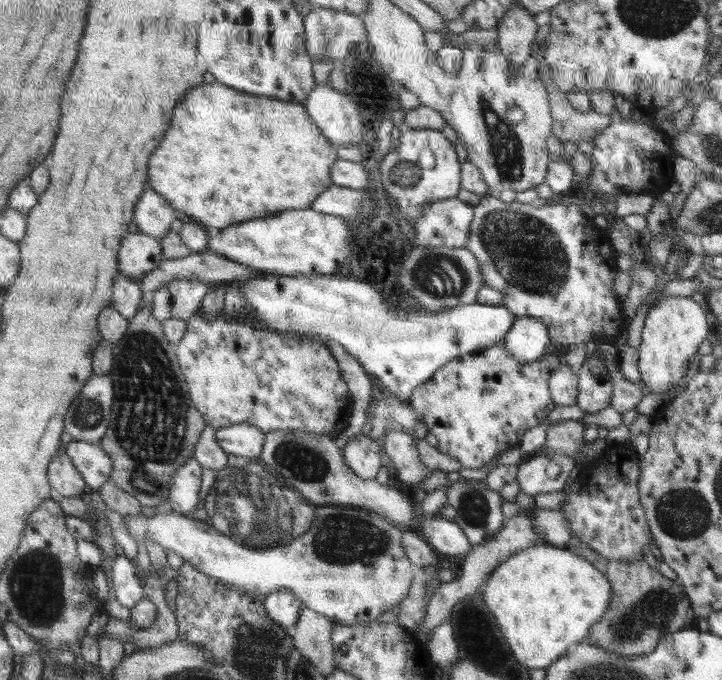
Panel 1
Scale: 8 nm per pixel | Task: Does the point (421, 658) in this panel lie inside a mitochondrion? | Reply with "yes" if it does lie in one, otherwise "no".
no

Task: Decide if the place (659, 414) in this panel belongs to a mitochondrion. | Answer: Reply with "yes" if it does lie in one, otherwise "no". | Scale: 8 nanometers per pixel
no

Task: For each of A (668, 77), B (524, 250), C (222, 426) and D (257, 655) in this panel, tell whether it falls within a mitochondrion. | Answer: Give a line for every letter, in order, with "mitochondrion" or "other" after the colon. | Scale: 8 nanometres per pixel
A: other
B: mitochondrion
C: other
D: mitochondrion

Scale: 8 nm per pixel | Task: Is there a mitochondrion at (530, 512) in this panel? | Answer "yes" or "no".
no

